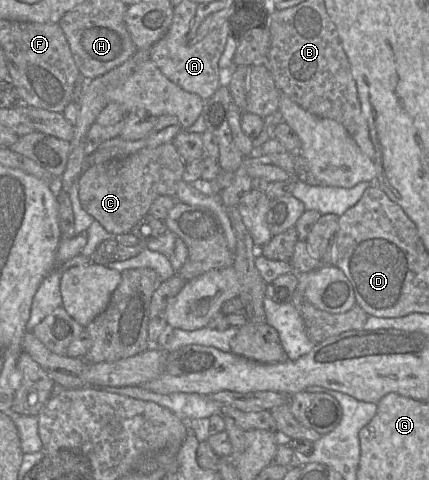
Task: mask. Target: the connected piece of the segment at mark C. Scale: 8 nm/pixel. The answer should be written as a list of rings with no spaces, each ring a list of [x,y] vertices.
[[[168,142],[154,148],[145,147],[124,158],[114,158],[97,165],[85,167],[78,178],[80,203],[83,209],[93,216],[107,232],[113,235],[131,233],[134,225],[149,213],[150,206],[157,197],[175,197],[185,165],[173,143]]]

